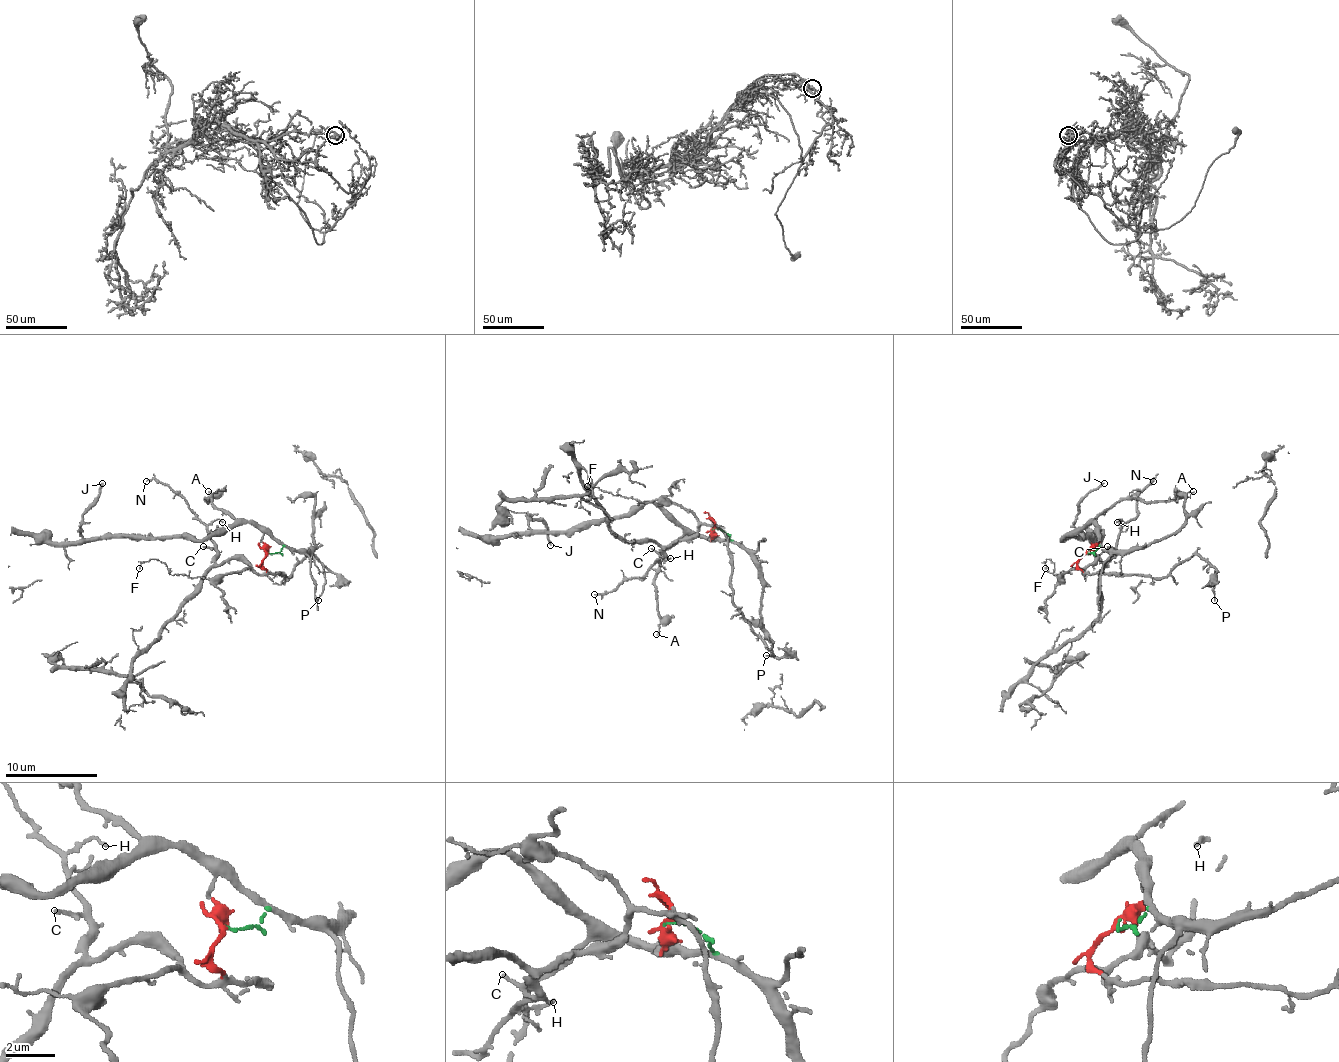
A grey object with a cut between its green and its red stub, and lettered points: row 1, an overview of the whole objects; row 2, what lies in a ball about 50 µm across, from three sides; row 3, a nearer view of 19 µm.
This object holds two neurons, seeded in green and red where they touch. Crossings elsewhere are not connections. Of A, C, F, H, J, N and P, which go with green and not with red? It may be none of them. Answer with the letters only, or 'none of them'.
A, J

